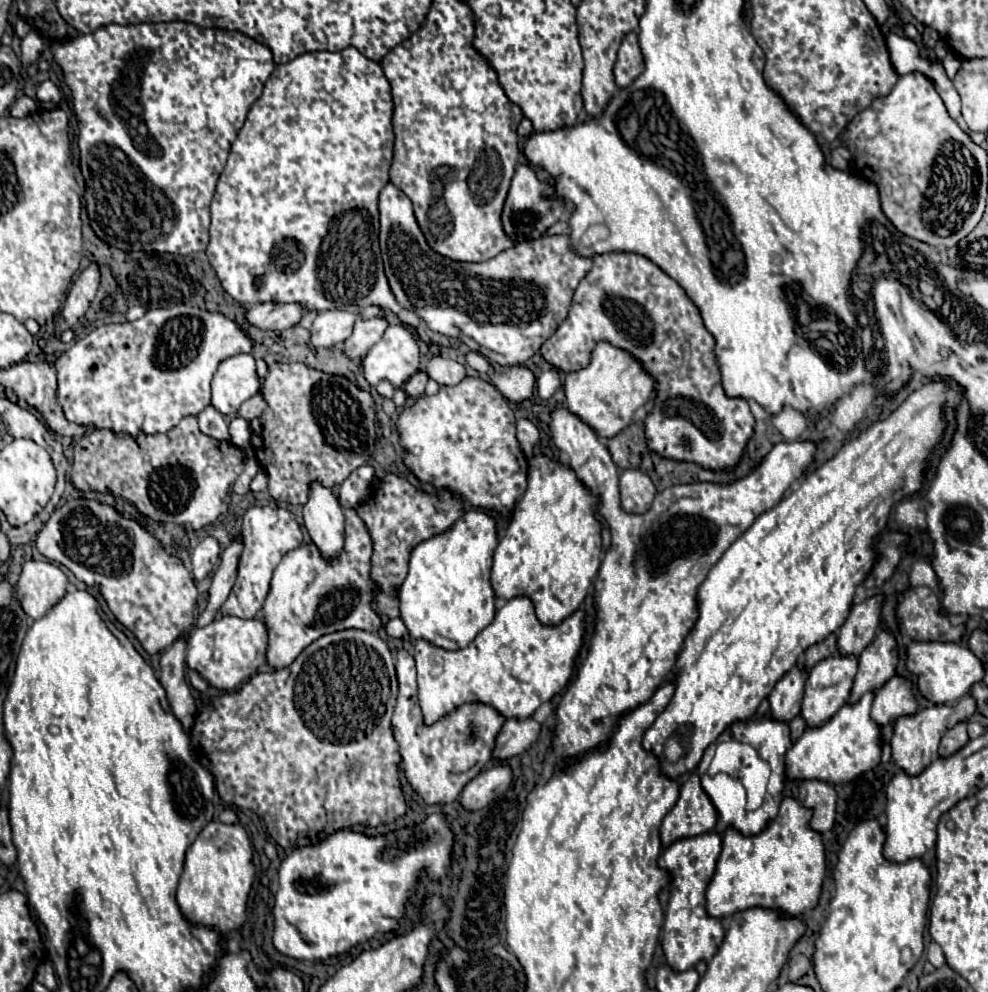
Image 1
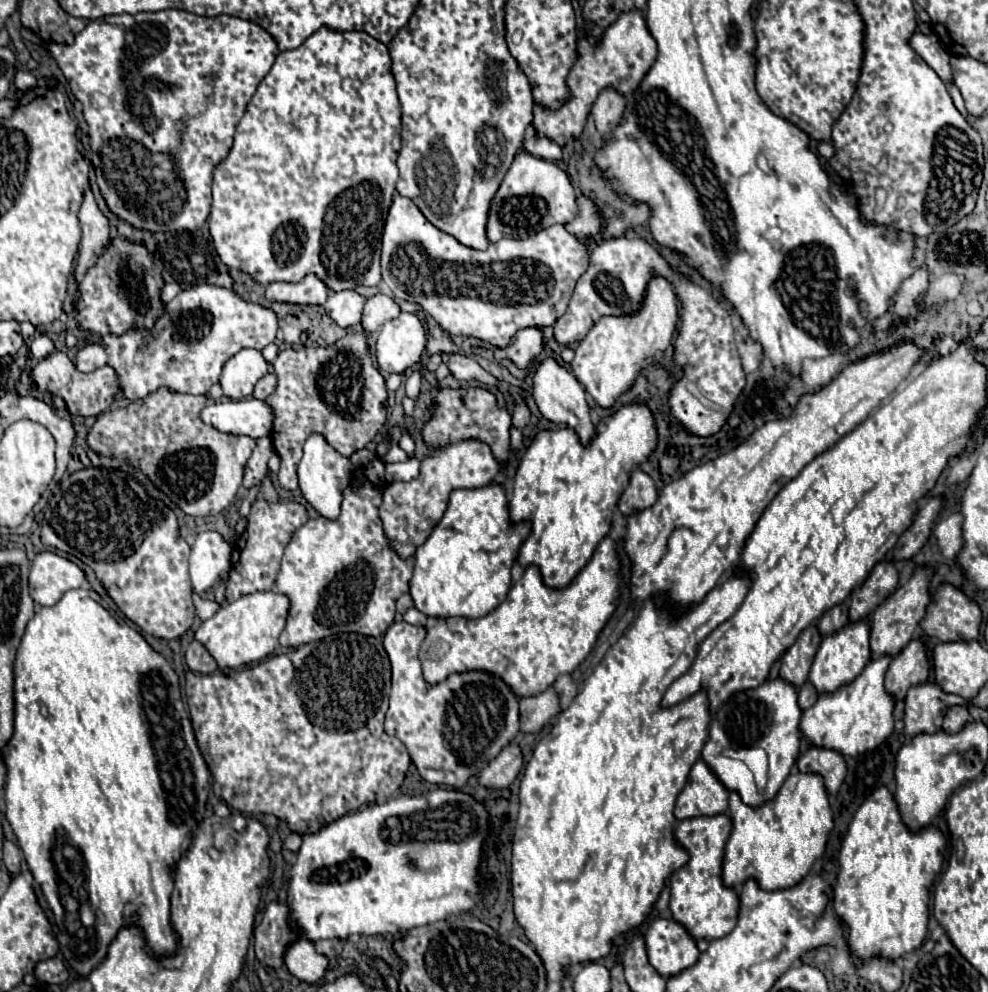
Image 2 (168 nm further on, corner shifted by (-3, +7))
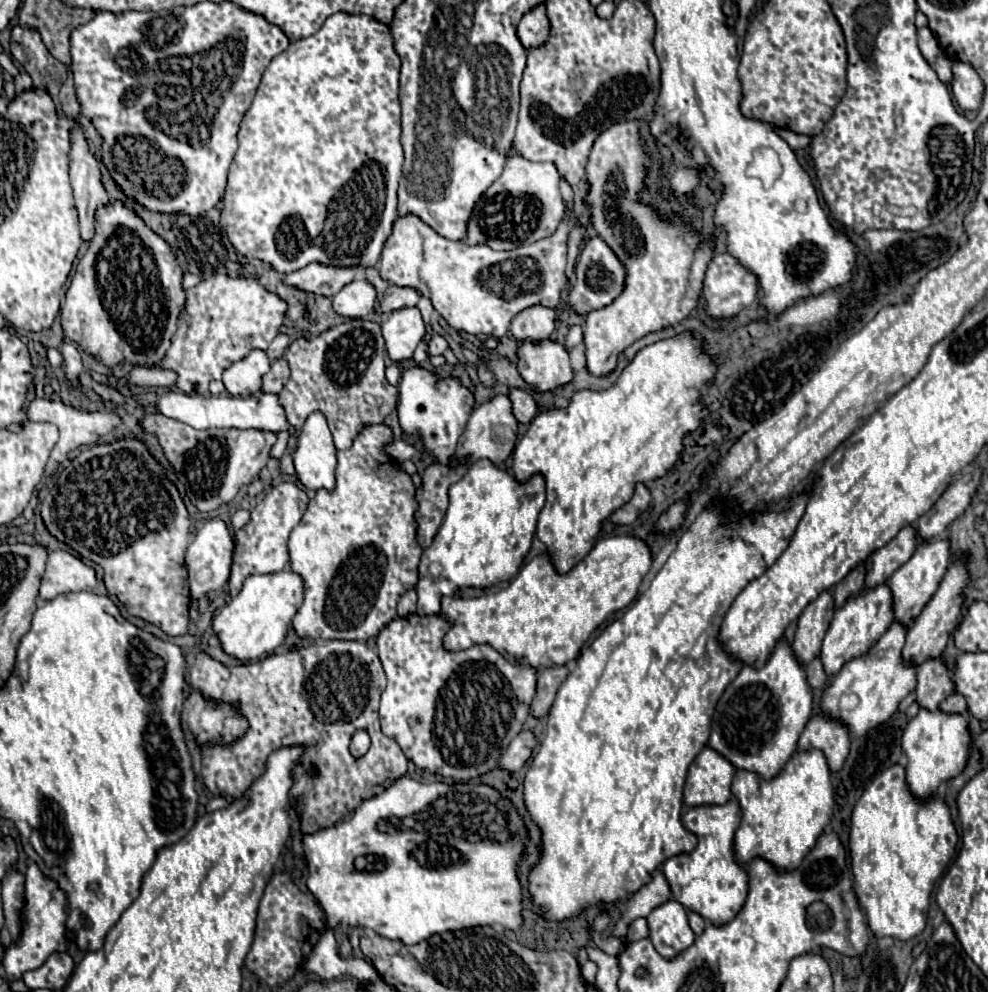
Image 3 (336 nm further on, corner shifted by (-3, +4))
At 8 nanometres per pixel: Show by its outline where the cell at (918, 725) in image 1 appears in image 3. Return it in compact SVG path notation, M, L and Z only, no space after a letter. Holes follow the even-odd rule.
M943 657L927 659L917 667L917 701L921 707L937 709L939 703L953 693L951 673L945 667Z

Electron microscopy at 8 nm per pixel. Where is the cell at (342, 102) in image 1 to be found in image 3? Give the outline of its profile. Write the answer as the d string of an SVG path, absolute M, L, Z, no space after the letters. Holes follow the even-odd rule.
M335 13L327 17L323 27L305 39L293 41L281 55L277 55L271 65L265 69L257 95L247 109L241 129L239 129L239 149L229 169L229 181L225 191L225 205L221 211L221 223L227 231L233 247L245 257L257 257L279 273L293 273L309 263L323 265L363 265L373 267L381 255L381 249L391 235L397 215L397 185L401 179L403 167L403 149L401 149L401 109L399 109L399 55L393 47L393 35L389 27L369 15L353 13Z

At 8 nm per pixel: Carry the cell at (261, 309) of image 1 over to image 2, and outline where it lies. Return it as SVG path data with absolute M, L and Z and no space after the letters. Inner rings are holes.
M303 278L297 284L287 282L275 282L265 290L265 298L273 302L287 302L287 304L299 304L299 306L315 306L323 304L329 290L325 290L325 284L319 278Z

